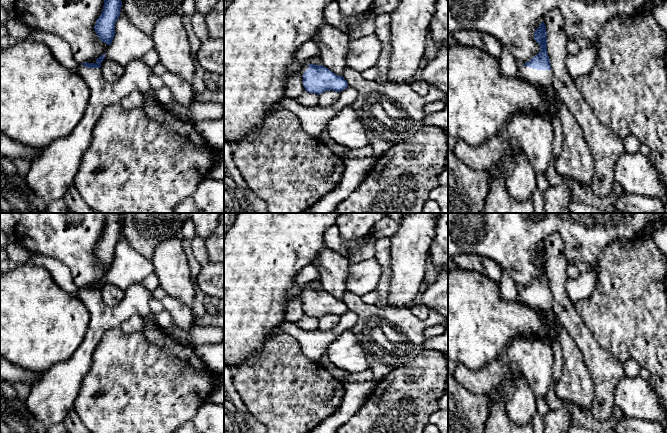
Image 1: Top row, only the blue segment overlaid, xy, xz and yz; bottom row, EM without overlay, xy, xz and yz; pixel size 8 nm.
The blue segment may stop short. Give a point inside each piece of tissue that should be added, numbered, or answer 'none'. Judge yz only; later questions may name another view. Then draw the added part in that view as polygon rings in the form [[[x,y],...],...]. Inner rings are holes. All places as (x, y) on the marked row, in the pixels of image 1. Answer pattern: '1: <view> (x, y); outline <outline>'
1: yz (543, 78); outline [[[524,66],[519,68],[517,76],[531,85],[539,86],[549,98],[556,95],[552,83],[552,70],[537,70]]]

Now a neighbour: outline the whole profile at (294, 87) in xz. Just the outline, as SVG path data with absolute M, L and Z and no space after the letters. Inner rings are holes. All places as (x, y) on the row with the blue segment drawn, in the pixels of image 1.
M295 72L291 74L285 84L285 95L296 98L305 92L305 88L303 86L303 76L301 72Z

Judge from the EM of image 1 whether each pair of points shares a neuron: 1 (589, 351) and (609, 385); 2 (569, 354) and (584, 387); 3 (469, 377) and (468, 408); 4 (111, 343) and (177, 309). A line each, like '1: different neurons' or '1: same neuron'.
1: same neuron
2: same neuron
3: different neurons
4: different neurons

